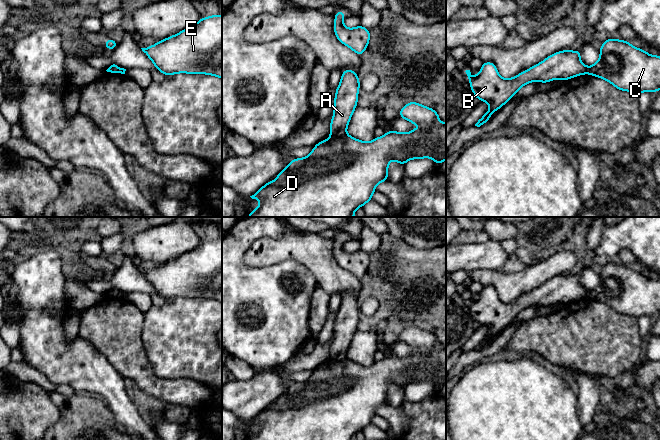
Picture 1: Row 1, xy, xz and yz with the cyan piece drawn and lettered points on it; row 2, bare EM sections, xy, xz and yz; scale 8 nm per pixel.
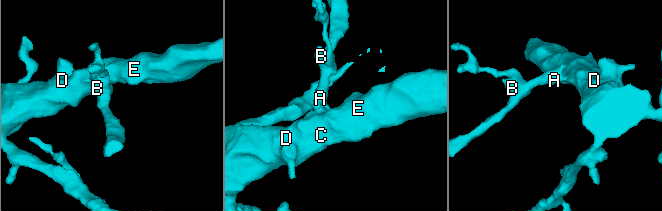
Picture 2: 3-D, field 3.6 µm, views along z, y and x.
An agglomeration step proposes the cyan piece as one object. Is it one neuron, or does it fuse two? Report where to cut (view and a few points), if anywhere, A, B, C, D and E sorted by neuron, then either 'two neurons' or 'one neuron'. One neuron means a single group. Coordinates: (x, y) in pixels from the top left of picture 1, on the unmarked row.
cut xz (345, 357), (339, 360), (331, 360); groups A B / C D E; two neurons

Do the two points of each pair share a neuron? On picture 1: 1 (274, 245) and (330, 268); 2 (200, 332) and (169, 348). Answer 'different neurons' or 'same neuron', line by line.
1: same neuron
2: same neuron

